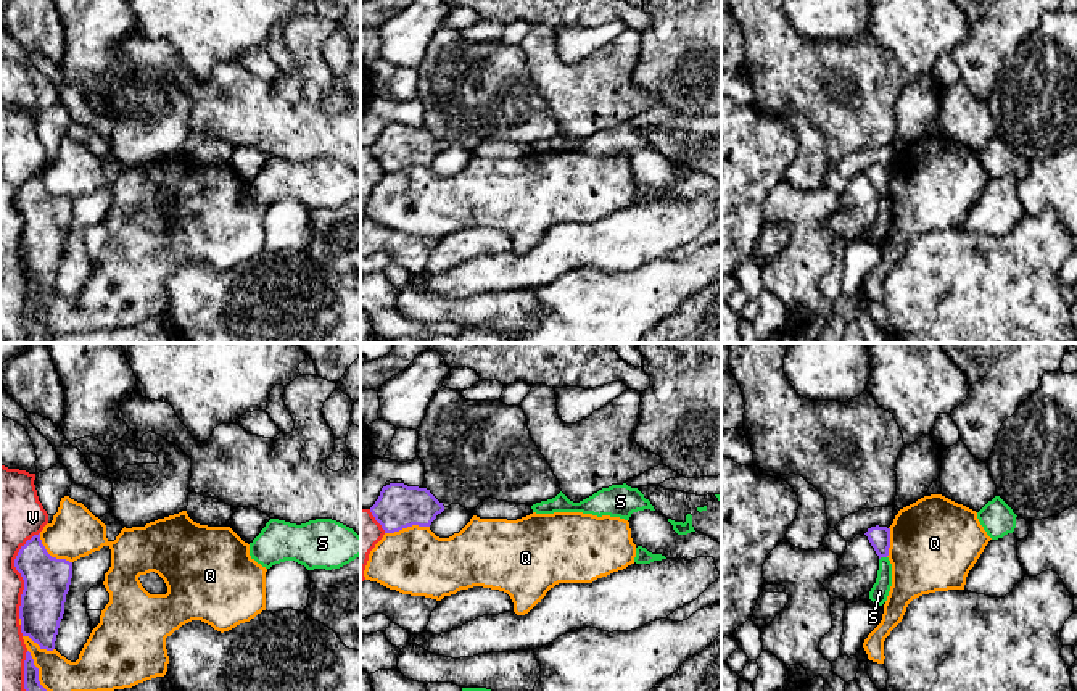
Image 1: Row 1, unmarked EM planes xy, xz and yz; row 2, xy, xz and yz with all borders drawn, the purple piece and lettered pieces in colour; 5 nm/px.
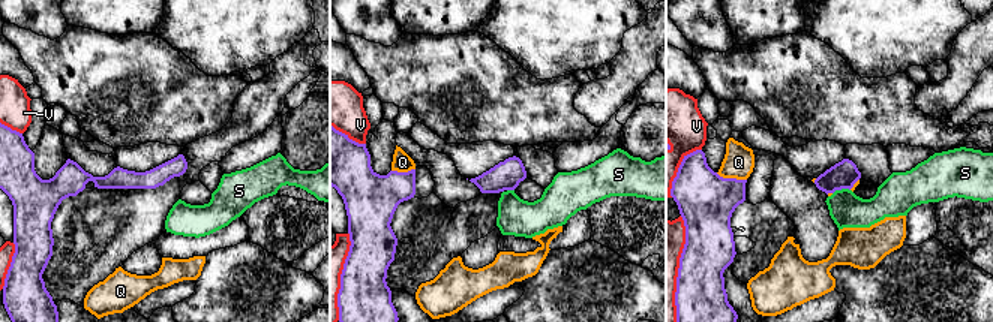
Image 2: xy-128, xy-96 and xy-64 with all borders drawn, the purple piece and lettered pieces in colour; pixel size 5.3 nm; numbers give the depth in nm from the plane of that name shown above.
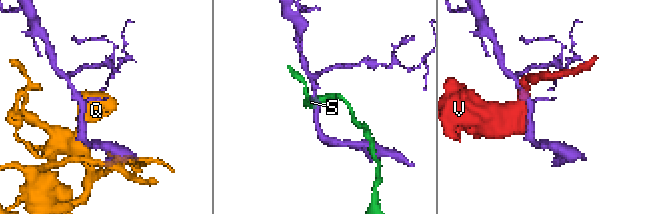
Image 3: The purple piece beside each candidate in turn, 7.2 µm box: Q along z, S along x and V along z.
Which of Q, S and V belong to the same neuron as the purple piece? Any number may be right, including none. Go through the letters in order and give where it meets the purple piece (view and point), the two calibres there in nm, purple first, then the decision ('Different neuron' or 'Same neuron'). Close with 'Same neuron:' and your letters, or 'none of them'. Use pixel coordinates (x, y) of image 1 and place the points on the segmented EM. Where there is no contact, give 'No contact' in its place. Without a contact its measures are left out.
Q: Touches purple at xz (406, 527). Thickness 220 nm (purple) against 340 nm. Different neuron
S: Touches purple at yz (883, 556). Thickness 110 nm (purple) against 90 nm. Different neuron
V: Touches purple at xy (20, 572). Thickness 220 nm (purple) against 280 nm. Different neuron
Same neuron: none of them

